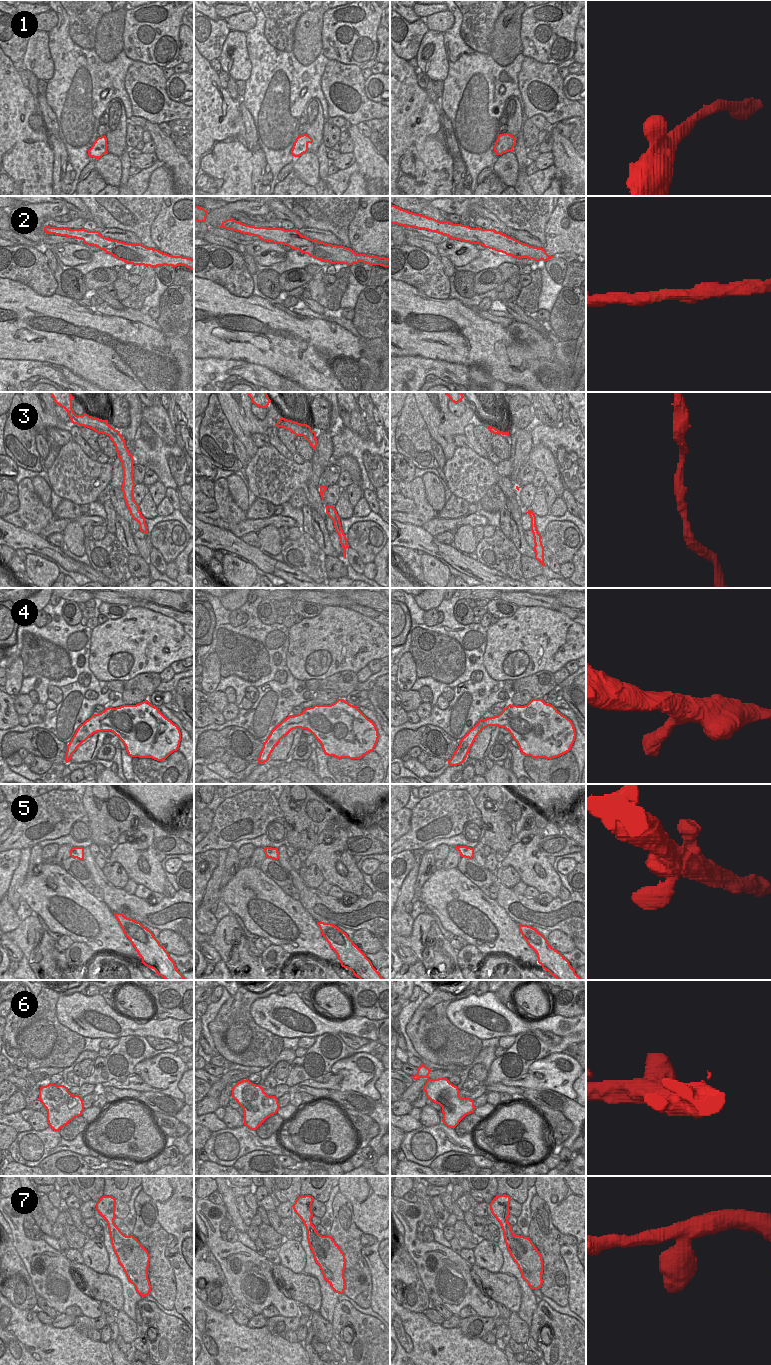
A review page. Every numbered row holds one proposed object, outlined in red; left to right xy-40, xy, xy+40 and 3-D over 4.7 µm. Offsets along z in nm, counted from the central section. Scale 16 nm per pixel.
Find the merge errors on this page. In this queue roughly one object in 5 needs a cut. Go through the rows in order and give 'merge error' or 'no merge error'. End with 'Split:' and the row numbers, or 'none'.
1: no merge error
2: no merge error
3: no merge error
4: no merge error
5: no merge error
6: no merge error
7: no merge error
Split: none

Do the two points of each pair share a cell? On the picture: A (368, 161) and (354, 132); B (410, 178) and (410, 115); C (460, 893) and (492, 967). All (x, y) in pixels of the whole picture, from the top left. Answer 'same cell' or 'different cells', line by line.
A: same cell
B: same cell
C: different cells

